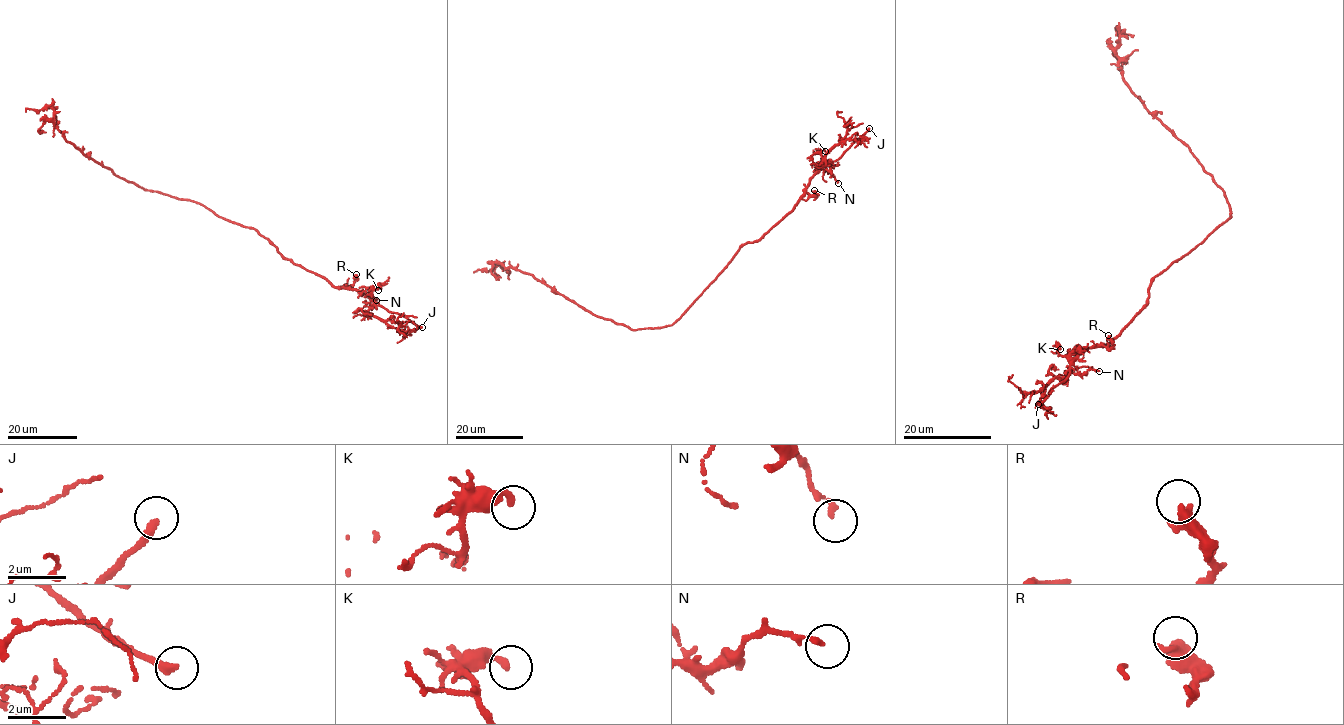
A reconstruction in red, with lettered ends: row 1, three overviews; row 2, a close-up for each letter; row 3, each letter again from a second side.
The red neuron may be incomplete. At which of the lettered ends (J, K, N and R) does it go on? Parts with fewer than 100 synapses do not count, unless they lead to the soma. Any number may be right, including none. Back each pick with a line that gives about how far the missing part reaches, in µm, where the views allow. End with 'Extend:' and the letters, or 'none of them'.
J: 40 µm
Extend: J

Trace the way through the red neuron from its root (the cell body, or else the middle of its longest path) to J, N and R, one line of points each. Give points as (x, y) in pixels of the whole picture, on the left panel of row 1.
J: (218, 216), (252, 227), (284, 257), (322, 276), (333, 286), (360, 291), (376, 305), (404, 315), (422, 327)
N: (218, 216), (252, 227), (284, 257), (322, 276), (333, 286), (362, 292), (371, 300), (371, 307), (376, 300)
R: (218, 216), (252, 227), (284, 257), (322, 276), (333, 286), (352, 286), (356, 274)

